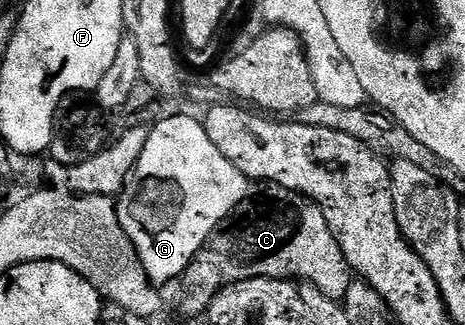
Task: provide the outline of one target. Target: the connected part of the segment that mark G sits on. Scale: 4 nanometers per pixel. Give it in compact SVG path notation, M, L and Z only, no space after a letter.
M171 115L148 130L145 149L117 196L121 229L141 257L152 283L178 280L205 245L209 233L238 203L248 198L249 180L209 141L202 122L191 115Z

